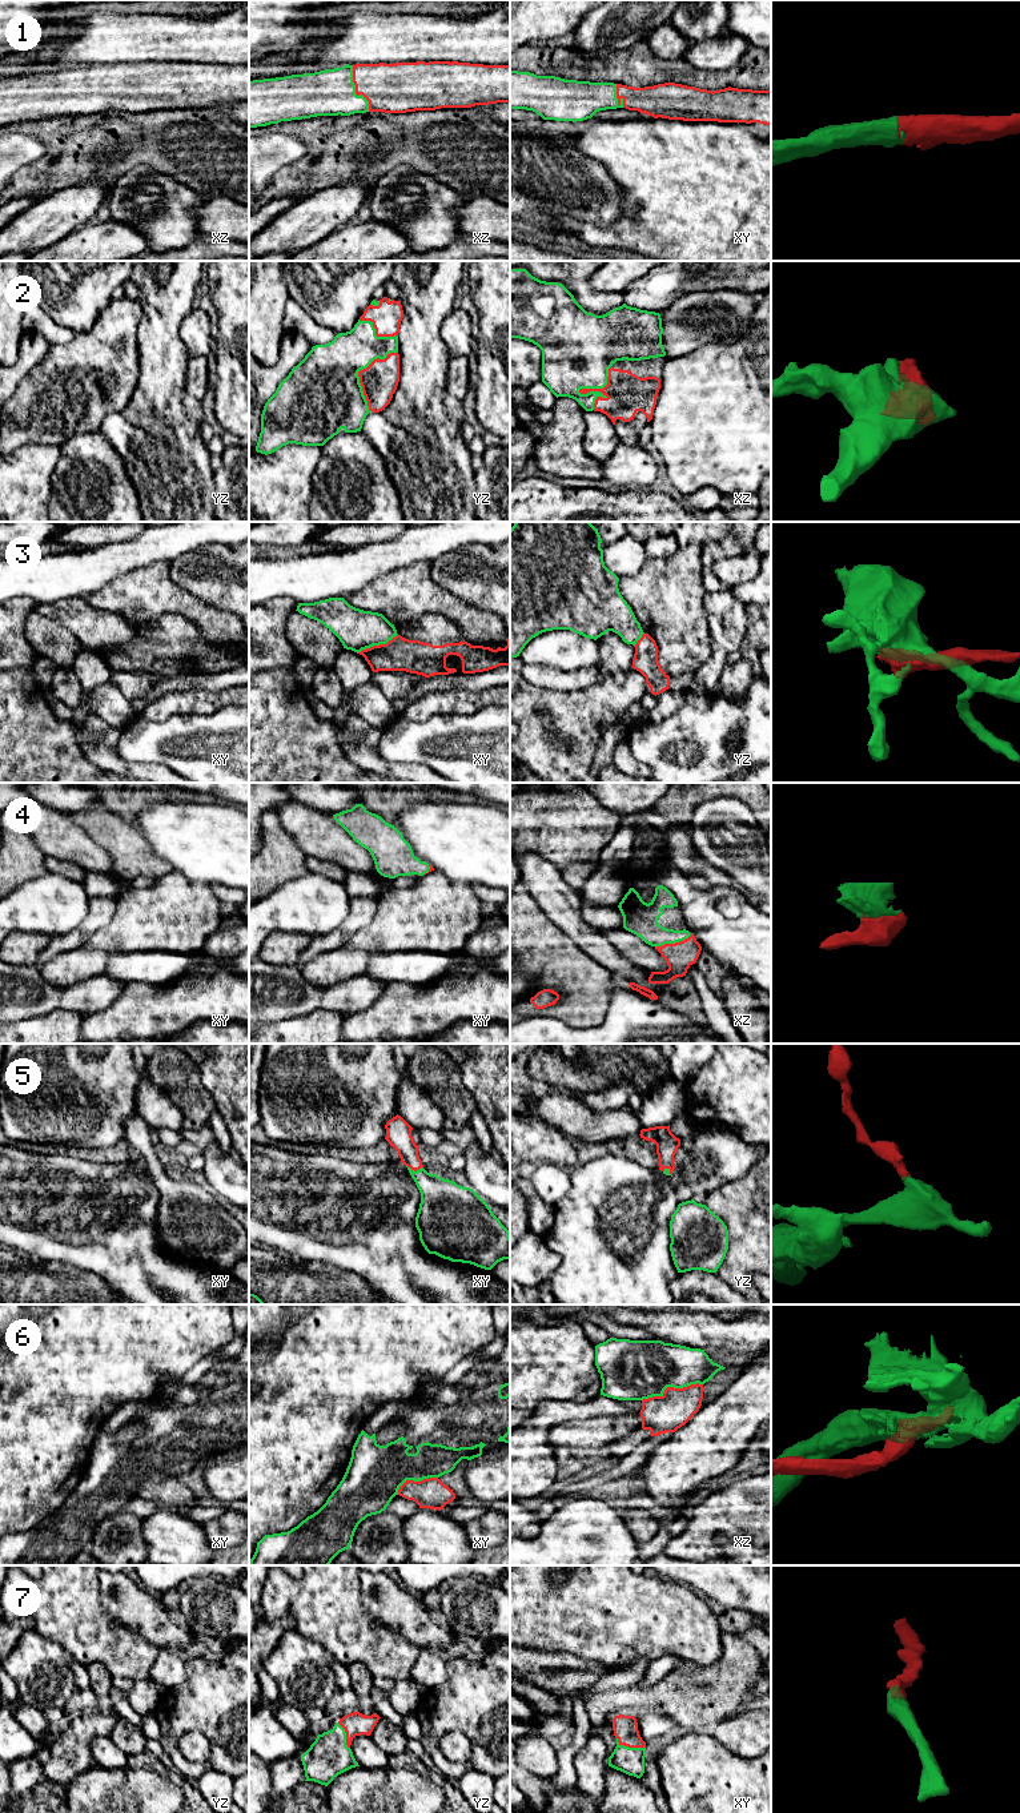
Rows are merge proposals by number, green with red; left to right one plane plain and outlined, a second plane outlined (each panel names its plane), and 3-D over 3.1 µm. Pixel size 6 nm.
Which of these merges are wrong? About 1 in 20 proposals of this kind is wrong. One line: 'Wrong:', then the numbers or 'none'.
Wrong: 3, 6

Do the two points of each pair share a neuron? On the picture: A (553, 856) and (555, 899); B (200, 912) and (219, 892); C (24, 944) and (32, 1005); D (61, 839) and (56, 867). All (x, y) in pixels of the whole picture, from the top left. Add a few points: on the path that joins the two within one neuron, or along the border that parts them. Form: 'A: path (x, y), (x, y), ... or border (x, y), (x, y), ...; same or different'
A: border (523, 852), (541, 855), (559, 871); different
B: border (209, 885), (213, 895), (221, 903); different
C: border (13, 964), (36, 967); different
D: border (47, 856), (72, 860), (85, 869); different

